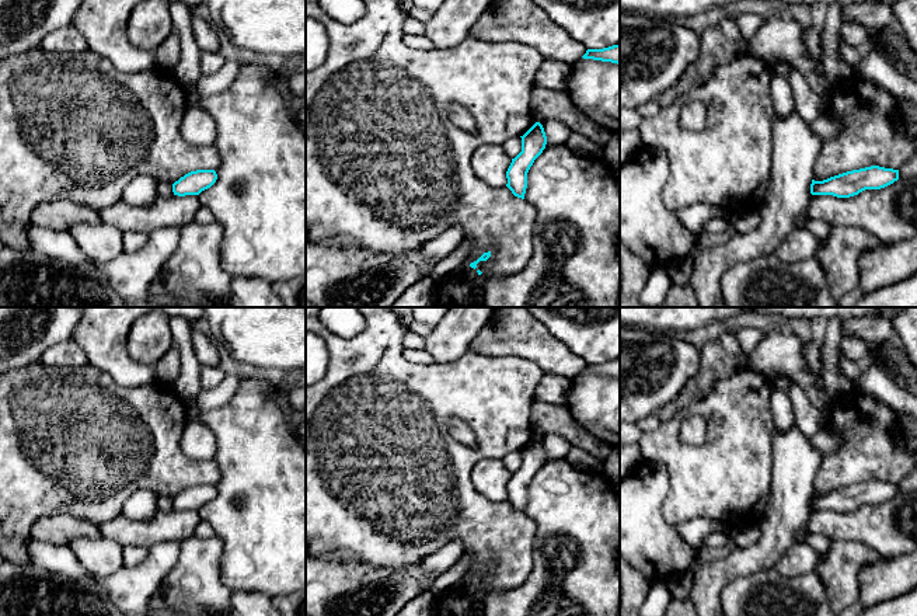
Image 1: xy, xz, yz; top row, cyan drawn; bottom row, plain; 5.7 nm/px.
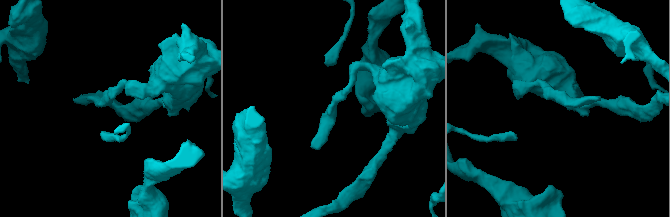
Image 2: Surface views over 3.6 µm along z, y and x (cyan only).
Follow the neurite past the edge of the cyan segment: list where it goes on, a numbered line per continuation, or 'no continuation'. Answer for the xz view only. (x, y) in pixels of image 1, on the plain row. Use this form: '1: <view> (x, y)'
no continuation

